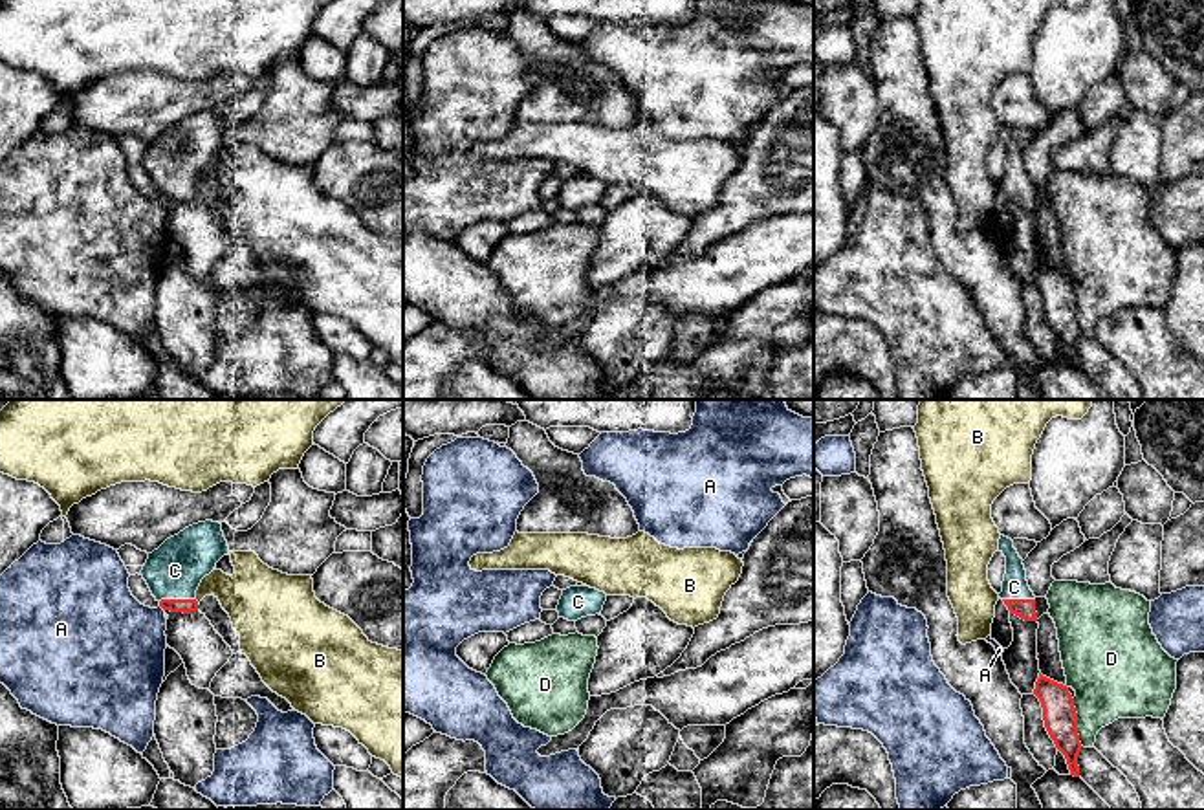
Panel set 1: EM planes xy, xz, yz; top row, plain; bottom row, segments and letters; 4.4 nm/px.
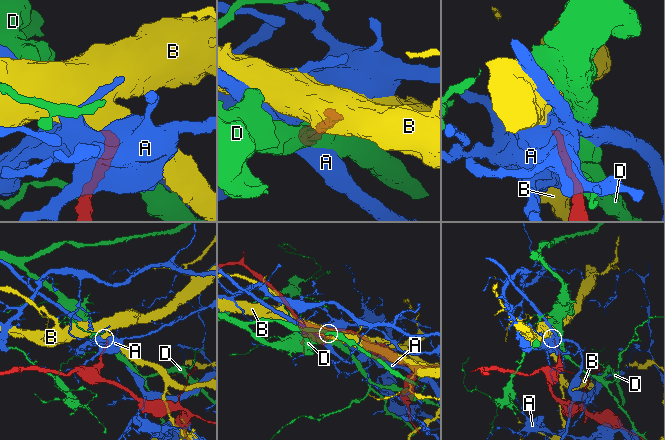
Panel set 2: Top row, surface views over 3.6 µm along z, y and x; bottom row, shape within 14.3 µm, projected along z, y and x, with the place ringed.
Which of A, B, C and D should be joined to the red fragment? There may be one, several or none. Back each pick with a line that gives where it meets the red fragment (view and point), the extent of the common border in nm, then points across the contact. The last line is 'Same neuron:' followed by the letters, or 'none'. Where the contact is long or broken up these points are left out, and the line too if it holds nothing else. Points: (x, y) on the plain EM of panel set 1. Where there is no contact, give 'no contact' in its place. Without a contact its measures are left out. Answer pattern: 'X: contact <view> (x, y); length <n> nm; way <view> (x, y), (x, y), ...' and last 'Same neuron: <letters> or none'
C: contact xy (176, 189); length 160 nm
Same neuron: C

